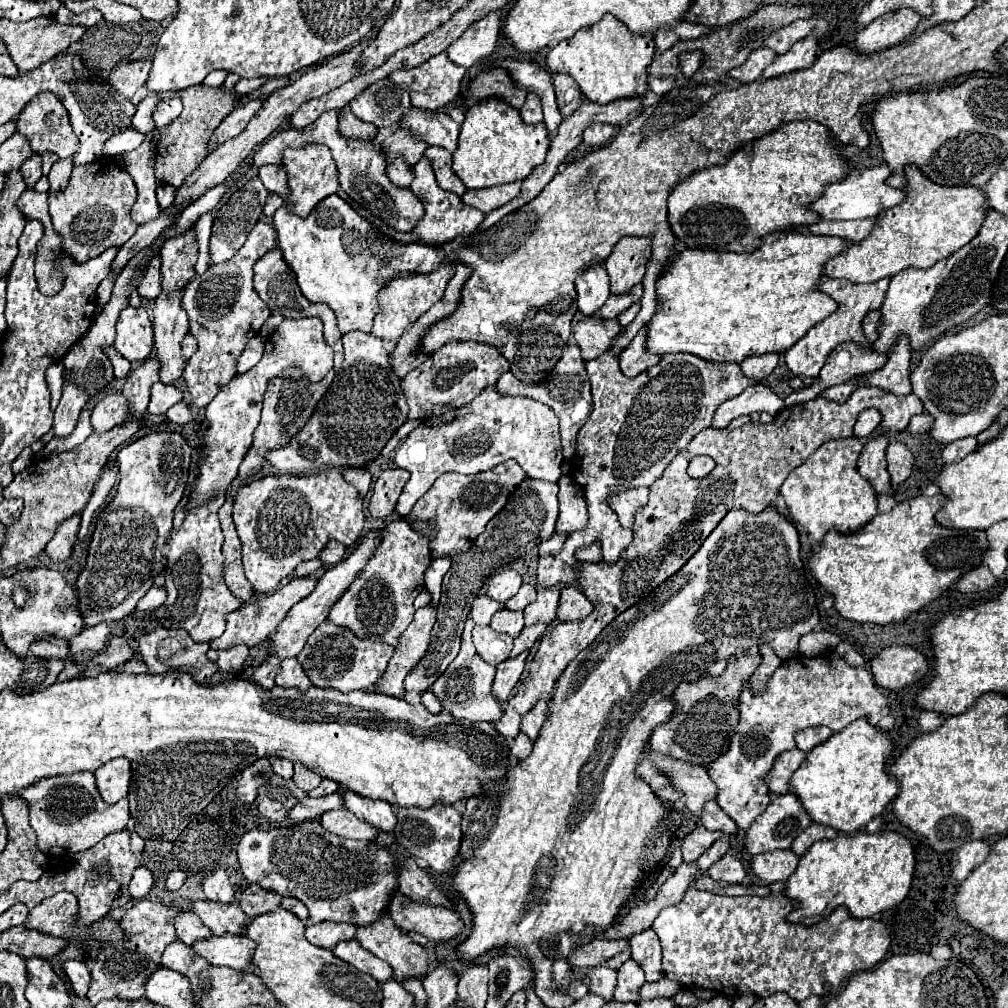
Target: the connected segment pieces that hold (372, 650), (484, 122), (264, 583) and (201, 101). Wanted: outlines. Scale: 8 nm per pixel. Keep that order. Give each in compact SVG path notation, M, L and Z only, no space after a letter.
M324 621L308 637L308 643L298 653L296 659L304 667L312 685L330 687L330 689L338 689L338 691L348 693L348 691L372 687L376 683L376 679L384 673L392 653L394 653L394 647L390 647L390 645L362 641L352 631Z
M482 99L482 103L474 103L466 111L458 149L452 155L454 173L468 189L482 189L526 179L536 165L544 163L548 145L550 135L544 123L526 125L520 117L520 111L502 103L502 99Z
M338 469L312 473L312 475L266 475L258 481L248 481L236 495L232 509L238 537L242 541L242 563L246 579L252 583L256 593L272 593L278 589L280 581L290 577L302 561L314 559L322 547L334 539L351 547L360 539L364 527L362 499L358 491L342 477Z
M202 83L202 85L184 89L182 103L184 103L182 113L166 129L162 129L162 137L156 147L156 177L162 183L170 183L174 187L180 187L184 183L184 179L206 157L206 143L208 143L212 131L234 109L234 95L230 91L206 87Z

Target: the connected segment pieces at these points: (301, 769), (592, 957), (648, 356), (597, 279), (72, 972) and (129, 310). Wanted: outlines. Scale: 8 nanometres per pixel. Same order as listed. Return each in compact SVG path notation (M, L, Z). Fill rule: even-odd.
M294 763L294 777L292 777L292 779L294 779L296 785L298 785L300 789L304 789L304 791L316 789L316 787L320 785L320 781L322 781L322 777L314 775L314 771L310 771L308 767L304 767L302 763Z
M594 939L572 951L566 959L576 967L596 967L624 949L628 949L628 939Z
M646 325L640 329L640 333L630 341L630 345L622 351L620 357L620 367L622 373L628 377L634 377L654 365L658 365L662 359L662 355L654 355L650 351L646 351Z
M594 265L590 269L586 269L578 279L576 279L576 303L578 309L590 317L594 315L610 297L610 287L608 287L608 273L606 267Z
M66 961L64 971L66 971L66 977L72 983L72 991L78 997L86 999L86 991L90 987L90 971L88 971L86 963L84 961Z
M126 307L116 323L116 351L130 363L144 361L154 347L152 323L146 307Z

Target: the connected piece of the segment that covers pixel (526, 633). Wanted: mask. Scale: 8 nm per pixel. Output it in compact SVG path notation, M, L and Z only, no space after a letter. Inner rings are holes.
M536 623L532 627L524 627L522 633L514 639L514 649L510 653L510 657L518 657L522 651L530 651L532 645L540 639L540 635L544 633L546 625L544 623Z

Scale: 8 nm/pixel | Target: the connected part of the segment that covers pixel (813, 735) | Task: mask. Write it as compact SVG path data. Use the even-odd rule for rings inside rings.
M810 727L810 729L796 733L796 745L804 753L810 753L818 743L824 743L832 735L834 735L834 731L830 731L828 727Z

